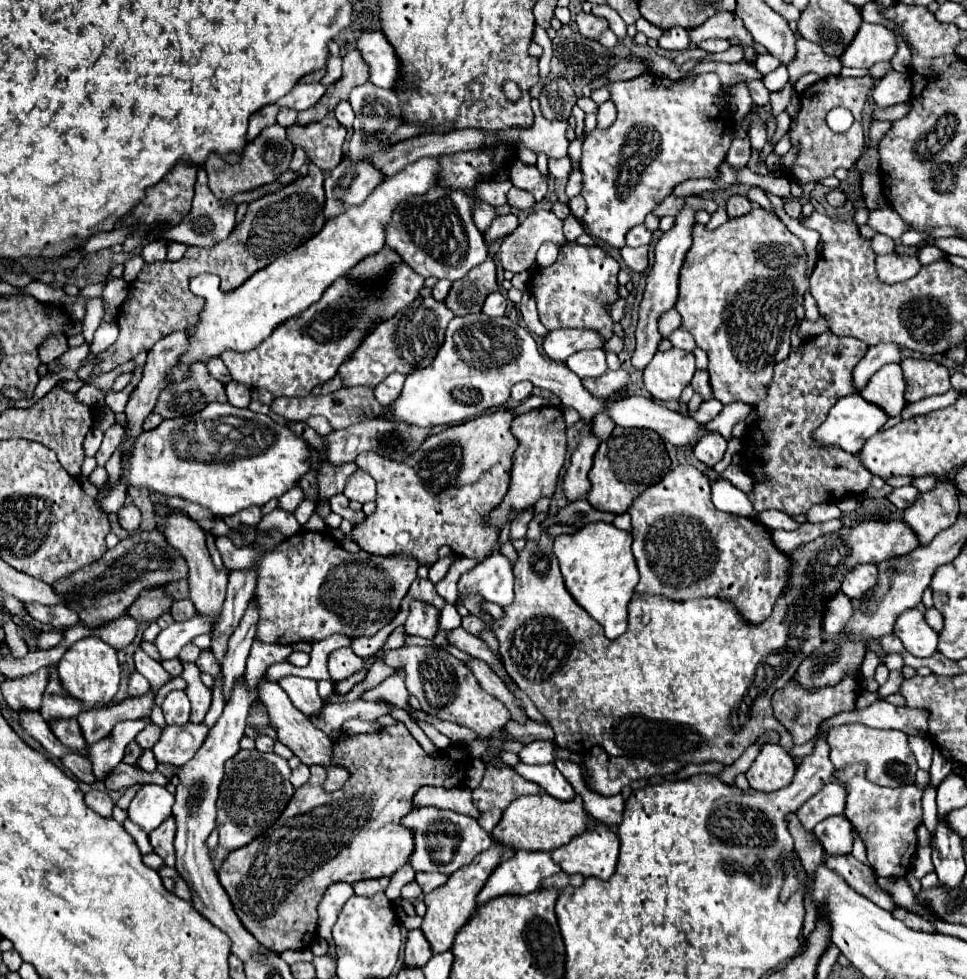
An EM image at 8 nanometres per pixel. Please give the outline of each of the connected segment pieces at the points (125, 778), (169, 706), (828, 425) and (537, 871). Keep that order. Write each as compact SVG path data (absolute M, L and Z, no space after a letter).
M120 763L112 773L110 777L104 779L106 781L106 787L108 789L120 789L120 787L132 787L132 785L138 785L138 783L158 783L162 787L166 787L170 783L170 779L166 775L162 775L160 771L154 771L154 773L148 773L136 765L126 765L126 763Z
M170 691L162 703L166 725L186 725L190 717L190 701L184 691Z
M848 395L842 397L828 413L828 419L814 431L814 439L820 445L838 445L840 449L848 451L848 453L858 453L860 447L864 445L864 441L868 437L872 437L874 433L880 431L880 427L888 421L890 417L886 417L886 413L882 413L882 409L878 409L878 405L870 405L870 401L862 399L860 395Z
M517 851L515 856L500 863L478 893L476 909L502 895L528 895L540 889L540 881L558 873L560 867L548 851Z

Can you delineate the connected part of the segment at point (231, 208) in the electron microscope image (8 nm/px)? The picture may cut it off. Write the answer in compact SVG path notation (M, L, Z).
M200 169L198 171L198 181L196 181L196 195L194 195L194 203L190 213L182 219L182 223L178 223L176 227L172 227L170 231L164 231L162 237L170 239L170 241L178 241L190 247L212 247L218 241L224 241L236 227L236 205L234 203L226 203L222 205L214 193L210 193L208 189L208 179L206 179L206 171Z

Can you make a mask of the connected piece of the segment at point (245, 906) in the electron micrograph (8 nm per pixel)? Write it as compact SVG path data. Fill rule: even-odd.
M396 721L394 725L384 727L378 733L348 735L346 741L334 743L334 763L346 767L346 771L350 773L344 787L334 793L326 793L322 789L322 783L326 781L326 769L312 765L312 777L306 785L296 789L290 805L274 823L274 827L262 837L254 839L250 845L228 853L228 857L224 859L218 871L218 879L230 895L234 911L240 917L242 925L264 947L276 953L288 949L308 949L318 937L318 903L332 883L356 883L362 879L392 877L408 863L410 853L414 851L414 831L406 829L400 821L402 817L406 817L406 813L414 811L414 793L418 793L420 787L458 787L466 781L468 765L454 765L462 751L464 749L450 745L444 753L430 755L412 737L402 721Z

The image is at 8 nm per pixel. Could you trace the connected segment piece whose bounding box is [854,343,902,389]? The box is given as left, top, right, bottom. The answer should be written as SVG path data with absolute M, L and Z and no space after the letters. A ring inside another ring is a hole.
M880 343L868 349L866 357L856 365L854 369L854 383L858 389L866 385L866 381L882 367L888 363L900 363L902 361L902 347L894 343Z

